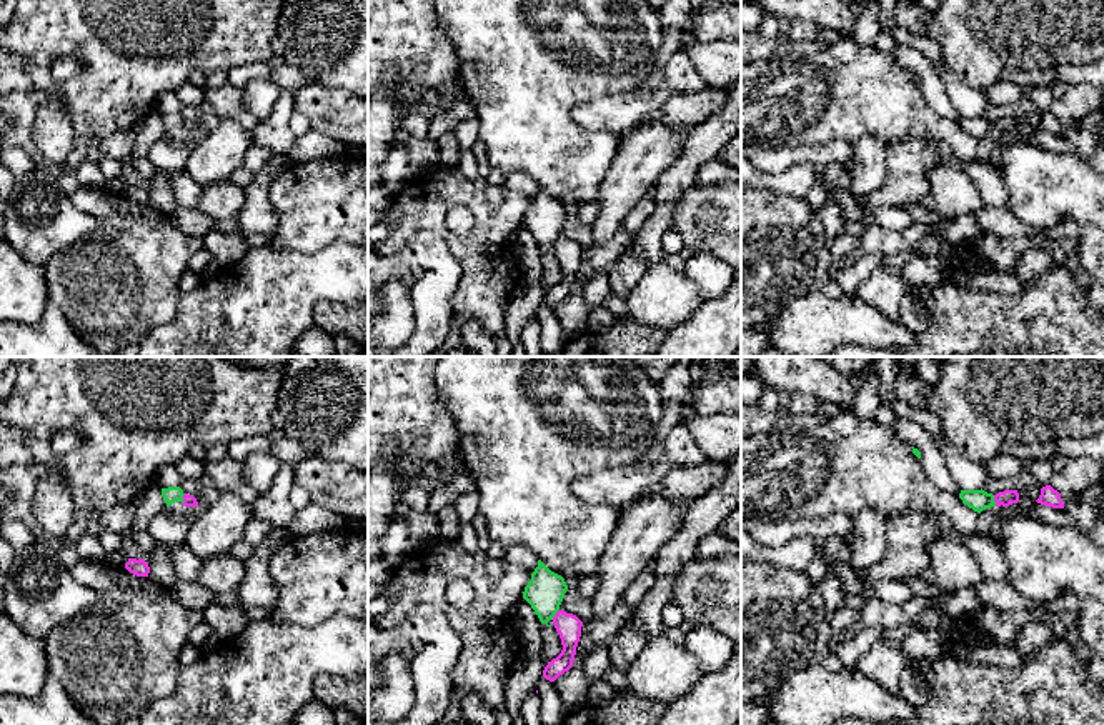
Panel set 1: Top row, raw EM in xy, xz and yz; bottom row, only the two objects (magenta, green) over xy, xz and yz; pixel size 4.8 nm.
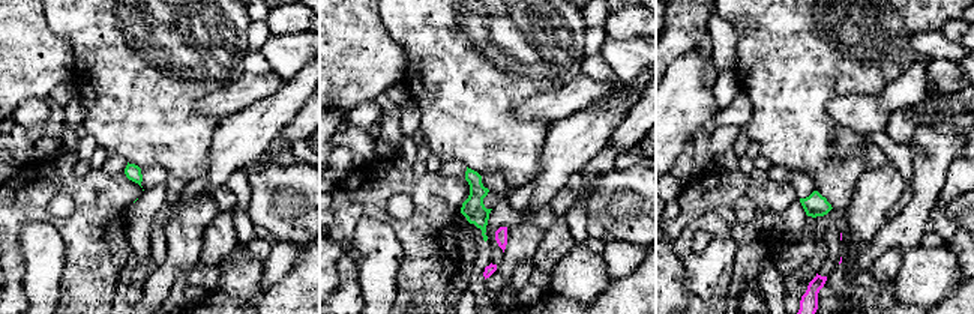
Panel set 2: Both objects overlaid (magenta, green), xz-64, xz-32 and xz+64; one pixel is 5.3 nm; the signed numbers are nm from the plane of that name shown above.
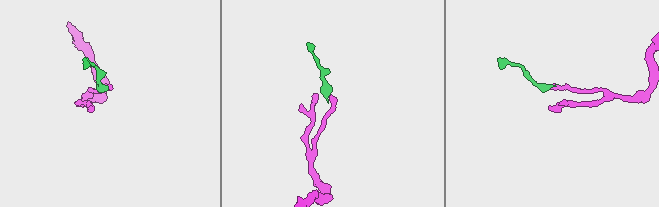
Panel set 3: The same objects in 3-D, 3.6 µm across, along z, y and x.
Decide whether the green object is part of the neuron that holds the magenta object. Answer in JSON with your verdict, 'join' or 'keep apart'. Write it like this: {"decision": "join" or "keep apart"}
{"decision": "keep apart"}

